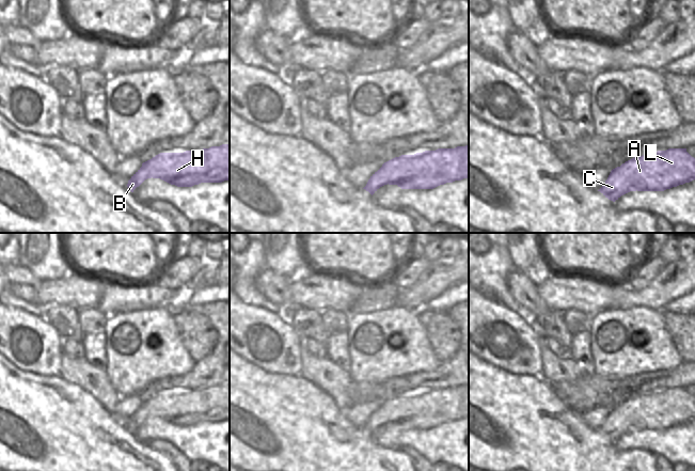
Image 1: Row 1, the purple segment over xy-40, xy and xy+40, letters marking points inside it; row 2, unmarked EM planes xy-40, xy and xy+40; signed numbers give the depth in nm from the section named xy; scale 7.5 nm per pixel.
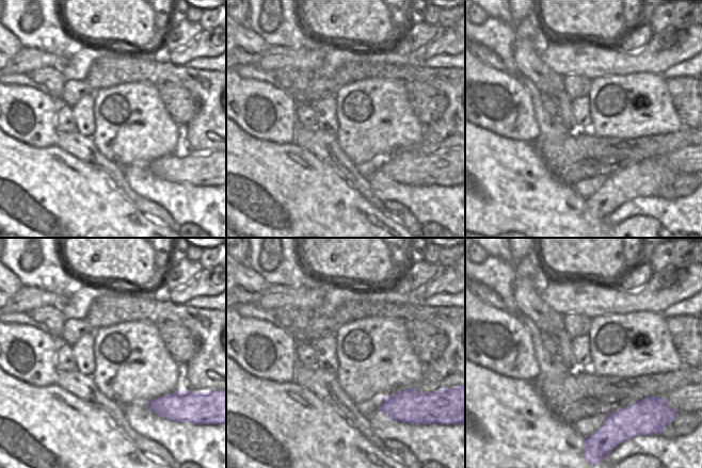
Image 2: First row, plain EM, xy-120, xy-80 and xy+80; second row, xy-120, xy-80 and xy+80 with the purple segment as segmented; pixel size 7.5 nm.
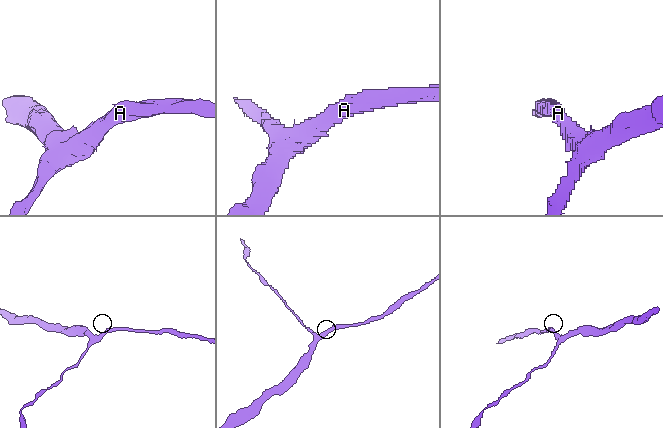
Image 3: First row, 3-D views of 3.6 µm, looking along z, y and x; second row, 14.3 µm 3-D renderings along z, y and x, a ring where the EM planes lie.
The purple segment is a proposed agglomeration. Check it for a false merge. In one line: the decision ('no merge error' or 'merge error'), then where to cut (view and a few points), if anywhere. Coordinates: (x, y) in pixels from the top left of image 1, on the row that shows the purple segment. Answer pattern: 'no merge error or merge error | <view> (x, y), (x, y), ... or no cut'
no merge error | no cut

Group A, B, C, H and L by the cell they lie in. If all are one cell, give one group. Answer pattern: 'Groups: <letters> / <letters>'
Groups: A B C H L.

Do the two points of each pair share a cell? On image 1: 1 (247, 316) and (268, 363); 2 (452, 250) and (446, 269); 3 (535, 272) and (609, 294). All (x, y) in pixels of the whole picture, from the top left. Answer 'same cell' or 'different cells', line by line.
1: same cell
2: different cells
3: different cells

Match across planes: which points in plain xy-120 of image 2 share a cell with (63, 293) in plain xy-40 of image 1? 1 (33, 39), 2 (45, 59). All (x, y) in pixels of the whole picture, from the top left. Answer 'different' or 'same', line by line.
1: different
2: same

